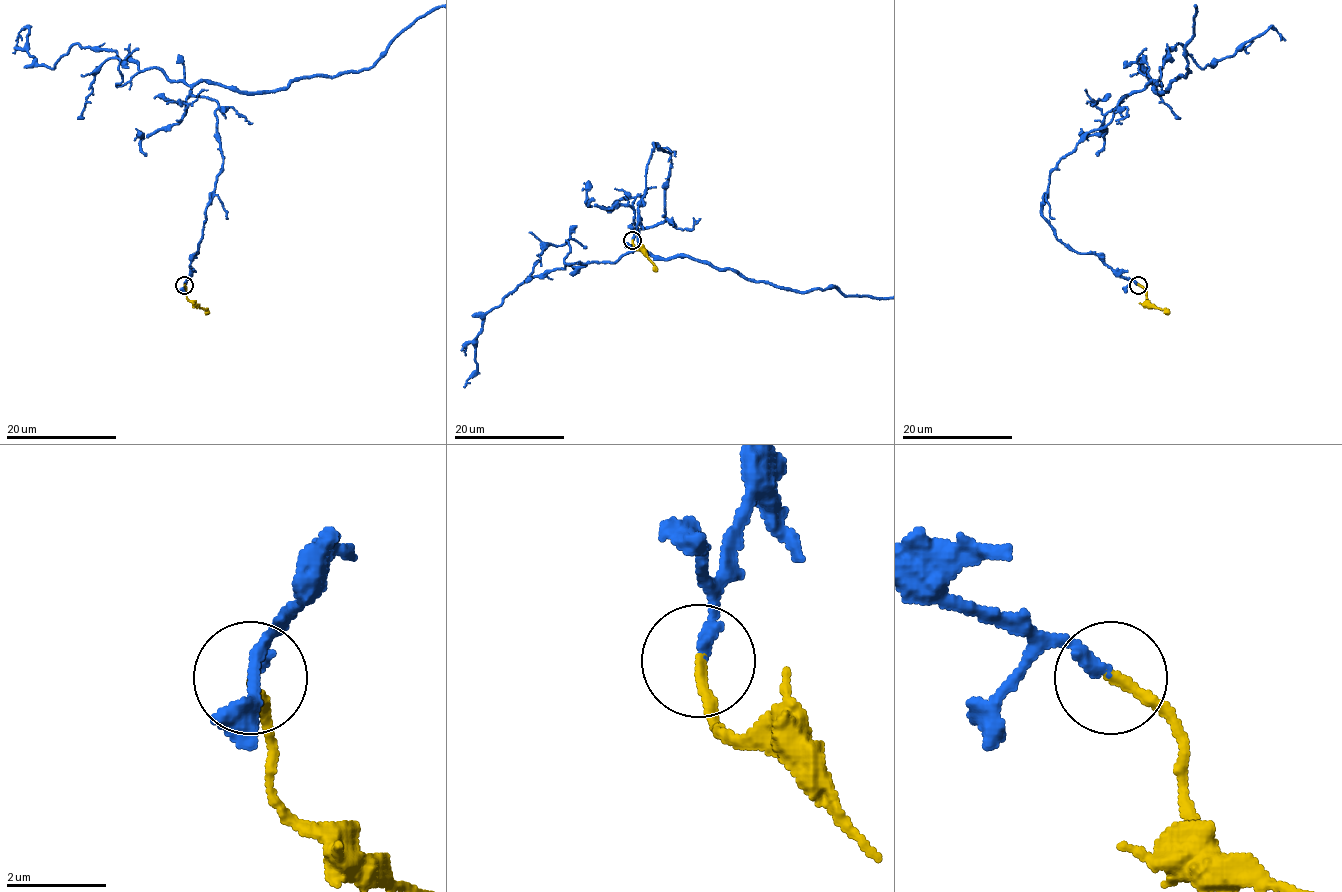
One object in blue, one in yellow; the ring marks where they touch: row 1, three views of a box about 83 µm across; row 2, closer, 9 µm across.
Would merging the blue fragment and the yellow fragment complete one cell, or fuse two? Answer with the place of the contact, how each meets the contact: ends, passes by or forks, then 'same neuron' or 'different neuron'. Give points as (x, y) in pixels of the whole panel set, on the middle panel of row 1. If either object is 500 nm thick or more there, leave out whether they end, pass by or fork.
(632, 240) | blue ends | yellow ends | same neuron

